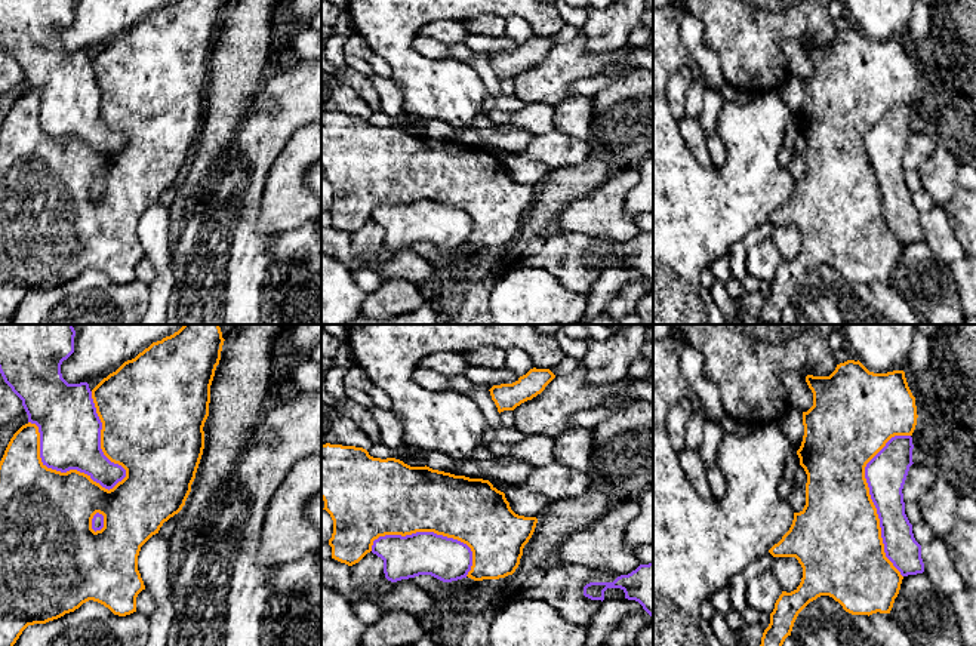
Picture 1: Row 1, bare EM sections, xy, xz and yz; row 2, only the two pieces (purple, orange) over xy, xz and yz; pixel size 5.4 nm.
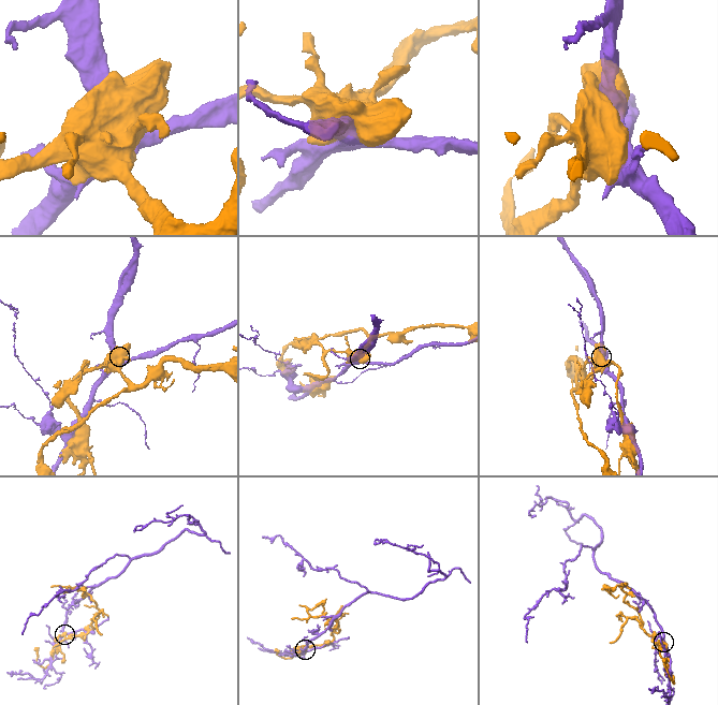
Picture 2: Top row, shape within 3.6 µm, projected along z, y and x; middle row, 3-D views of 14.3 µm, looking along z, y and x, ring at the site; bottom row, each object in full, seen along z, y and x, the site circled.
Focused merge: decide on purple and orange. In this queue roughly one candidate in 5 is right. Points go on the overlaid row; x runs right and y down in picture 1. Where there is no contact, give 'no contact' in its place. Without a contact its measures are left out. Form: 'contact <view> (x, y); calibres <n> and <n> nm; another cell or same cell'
contact xy (62, 471); calibres 340 and 500 nm; another cell

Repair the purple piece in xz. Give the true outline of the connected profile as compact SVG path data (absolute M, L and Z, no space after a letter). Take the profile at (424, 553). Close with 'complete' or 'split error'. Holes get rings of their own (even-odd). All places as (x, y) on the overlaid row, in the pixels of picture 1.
M434 532L379 536L372 553L384 560L384 573L391 582L419 575L452 582L467 578L472 566L472 551L467 544Z; complete

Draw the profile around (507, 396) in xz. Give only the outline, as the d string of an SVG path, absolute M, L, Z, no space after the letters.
M530 369L512 384L493 385L489 391L498 412L514 410L521 403L541 394L555 378L549 369Z

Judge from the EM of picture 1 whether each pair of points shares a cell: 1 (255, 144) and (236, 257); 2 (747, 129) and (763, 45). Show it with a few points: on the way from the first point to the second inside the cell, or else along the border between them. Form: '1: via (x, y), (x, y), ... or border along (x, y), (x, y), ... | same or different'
1: via (256, 172), (248, 188), (245, 217), (236, 228) | same
2: border along (775, 89), (759, 94) | different

